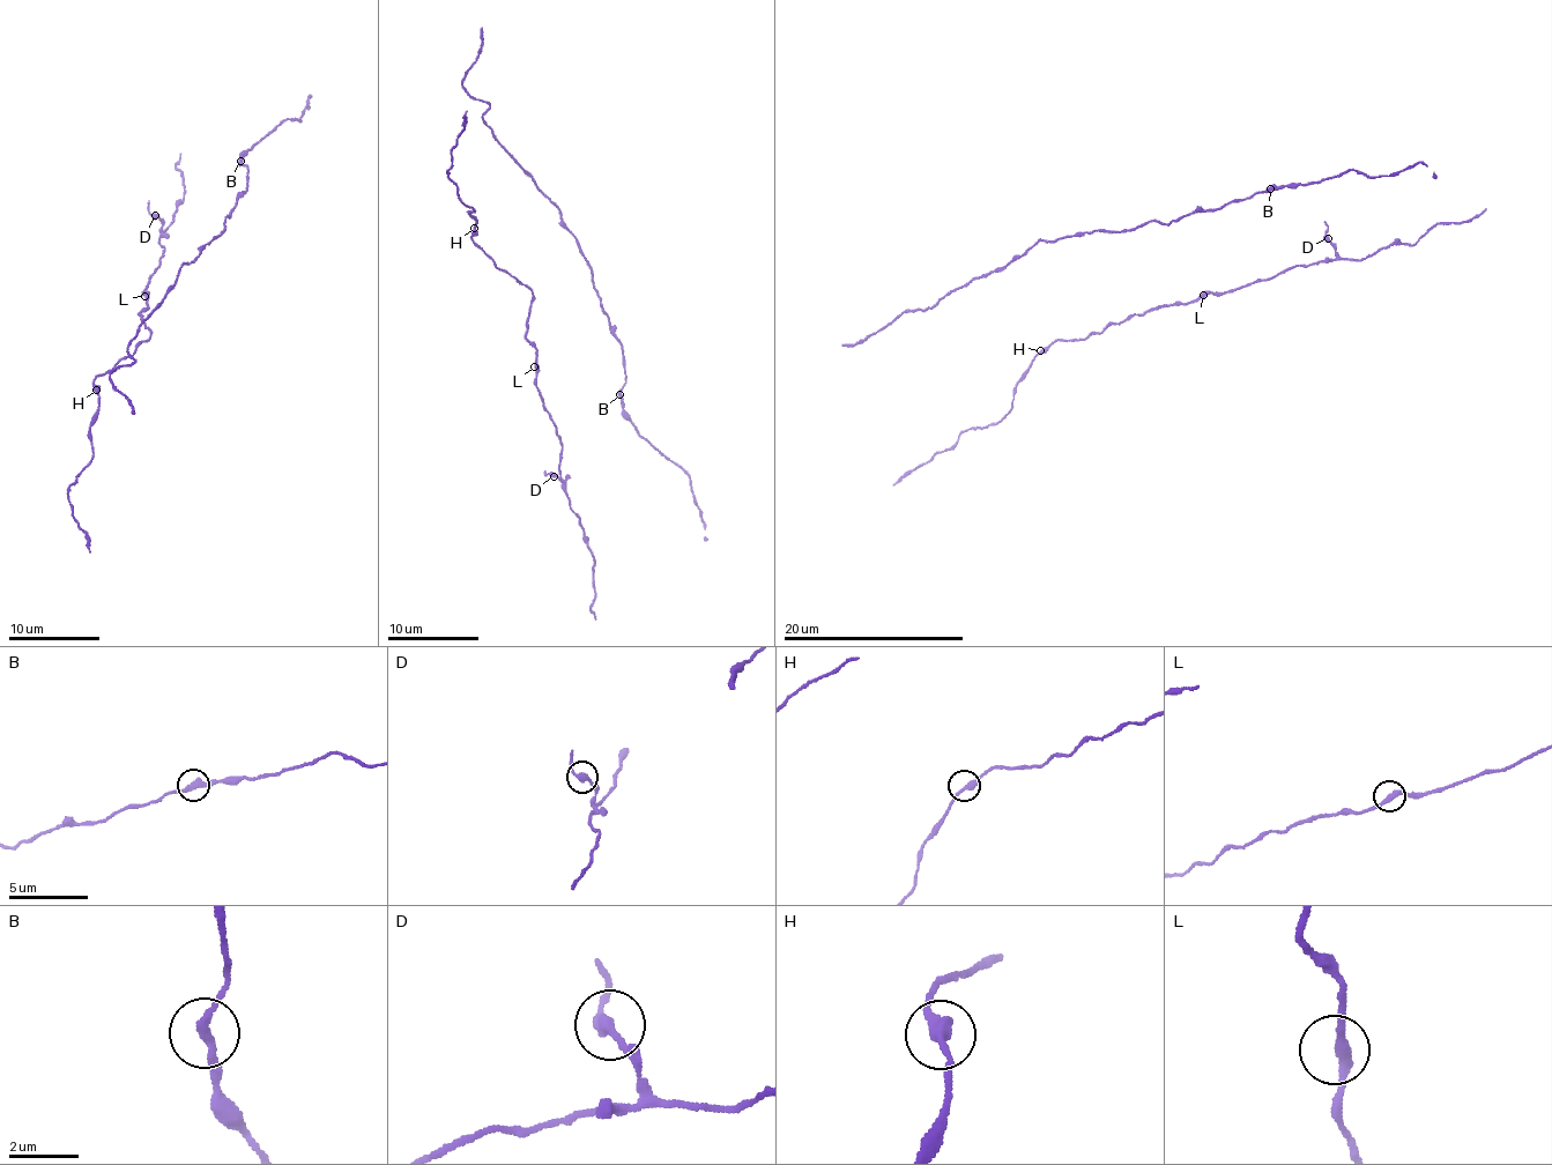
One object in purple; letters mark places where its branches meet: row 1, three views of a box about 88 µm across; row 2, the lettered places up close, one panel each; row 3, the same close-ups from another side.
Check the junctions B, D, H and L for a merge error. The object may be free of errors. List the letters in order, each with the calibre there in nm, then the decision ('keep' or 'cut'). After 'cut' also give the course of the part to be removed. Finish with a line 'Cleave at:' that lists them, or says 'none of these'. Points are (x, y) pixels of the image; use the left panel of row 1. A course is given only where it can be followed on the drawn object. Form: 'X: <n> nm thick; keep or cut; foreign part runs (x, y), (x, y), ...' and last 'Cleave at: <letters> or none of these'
B: 300 nm thick; keep
D: 280 nm thick; keep
H: 320 nm thick; keep
L: 300 nm thick; keep
Cleave at: none of these

